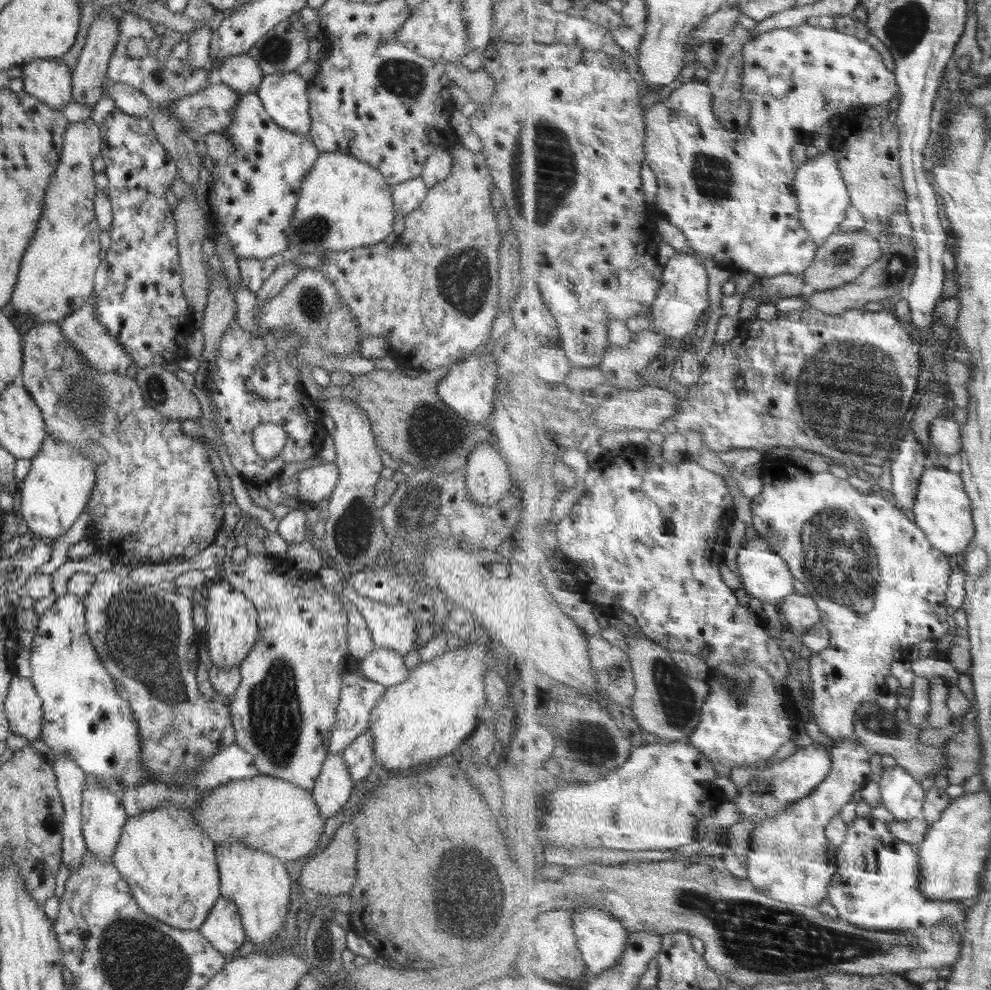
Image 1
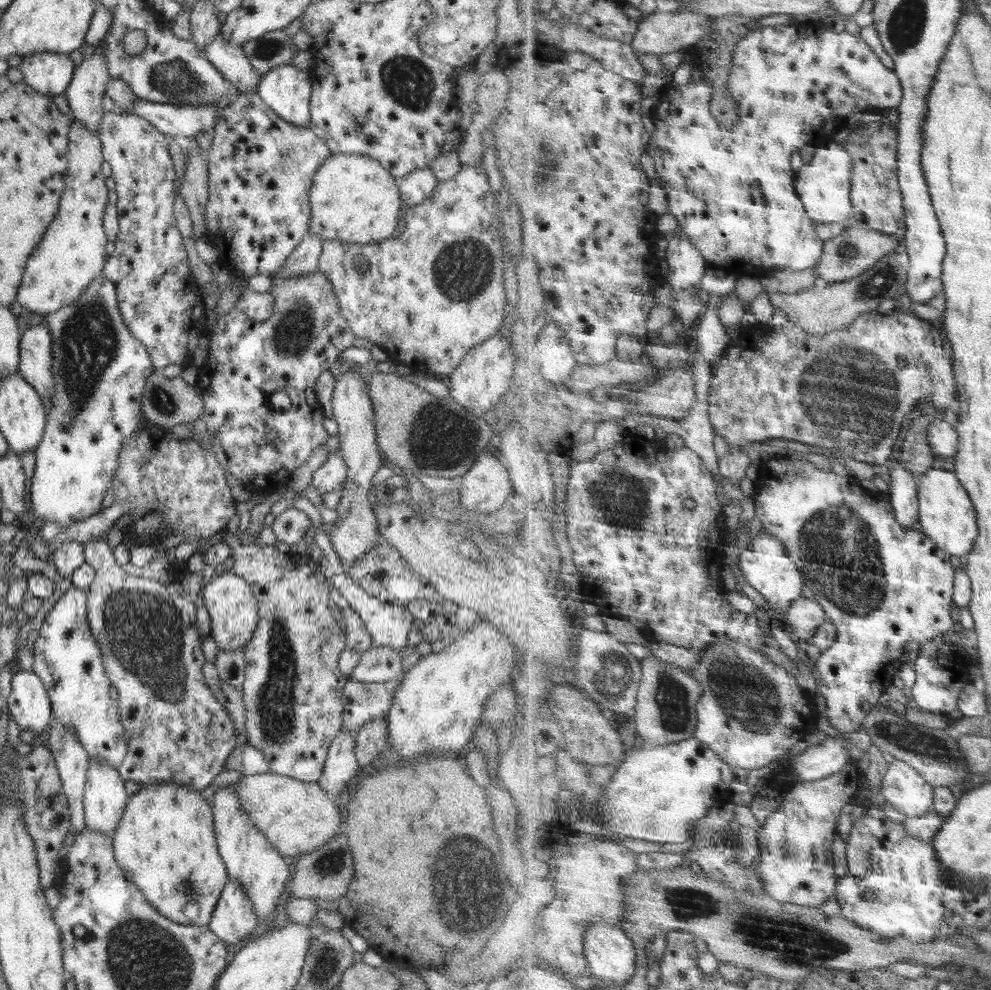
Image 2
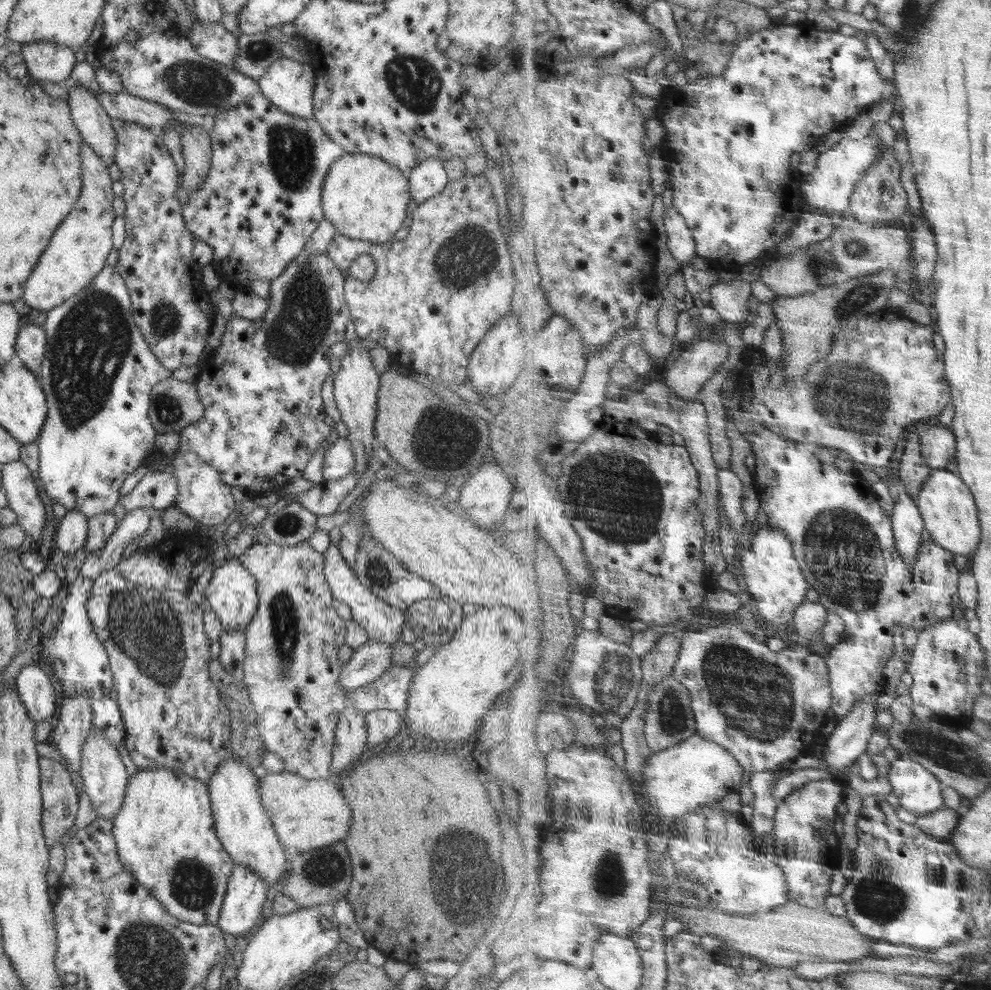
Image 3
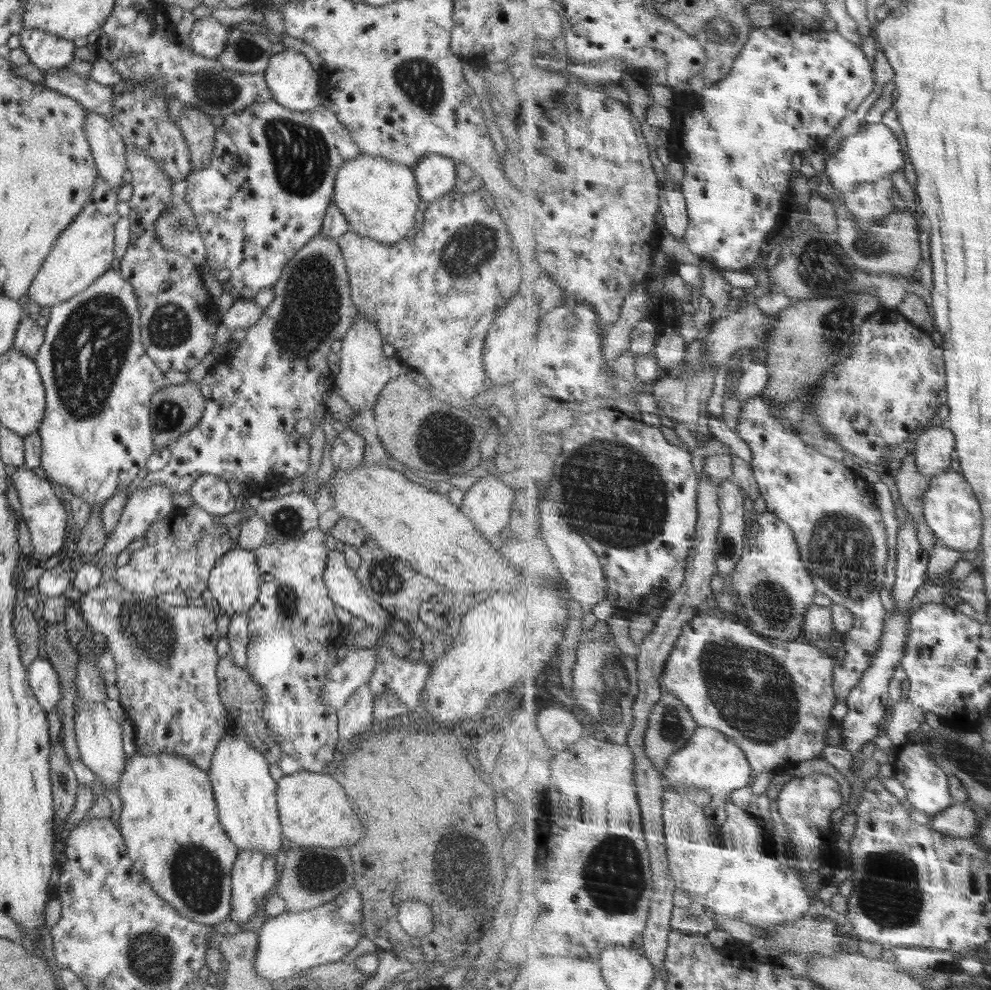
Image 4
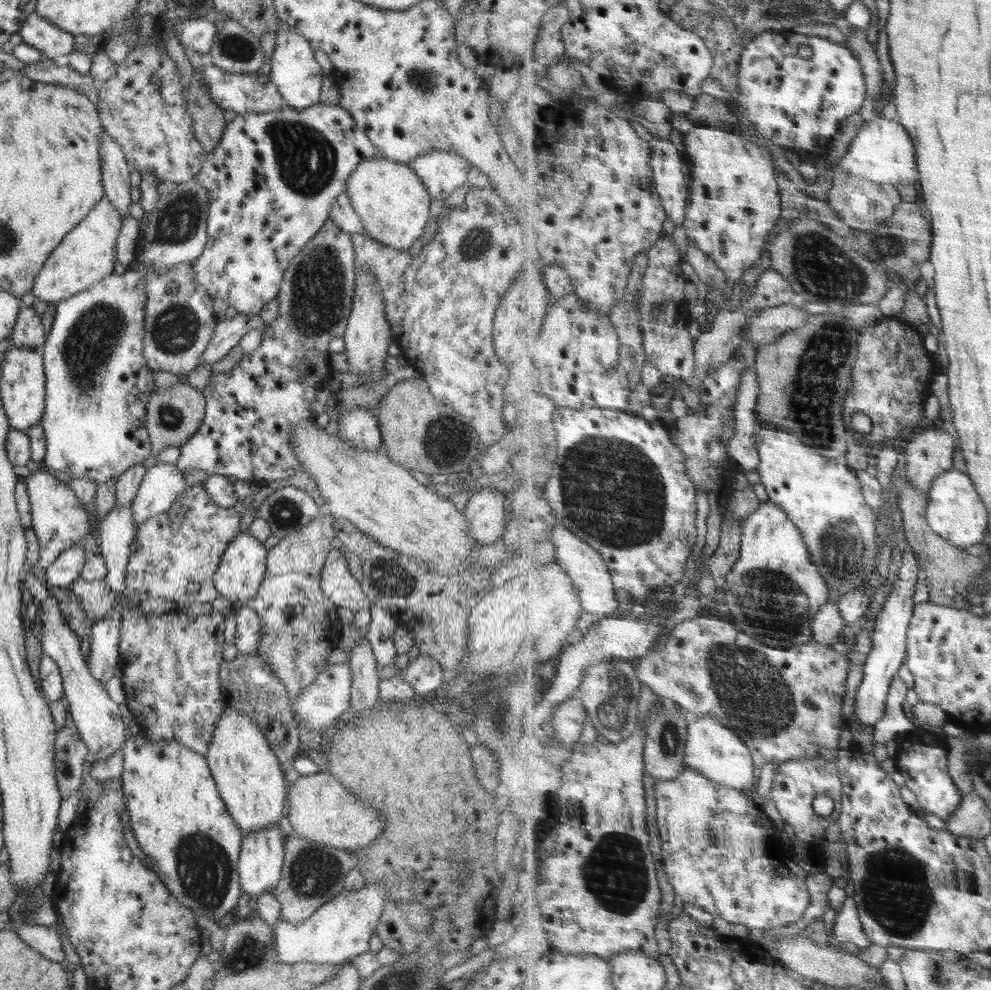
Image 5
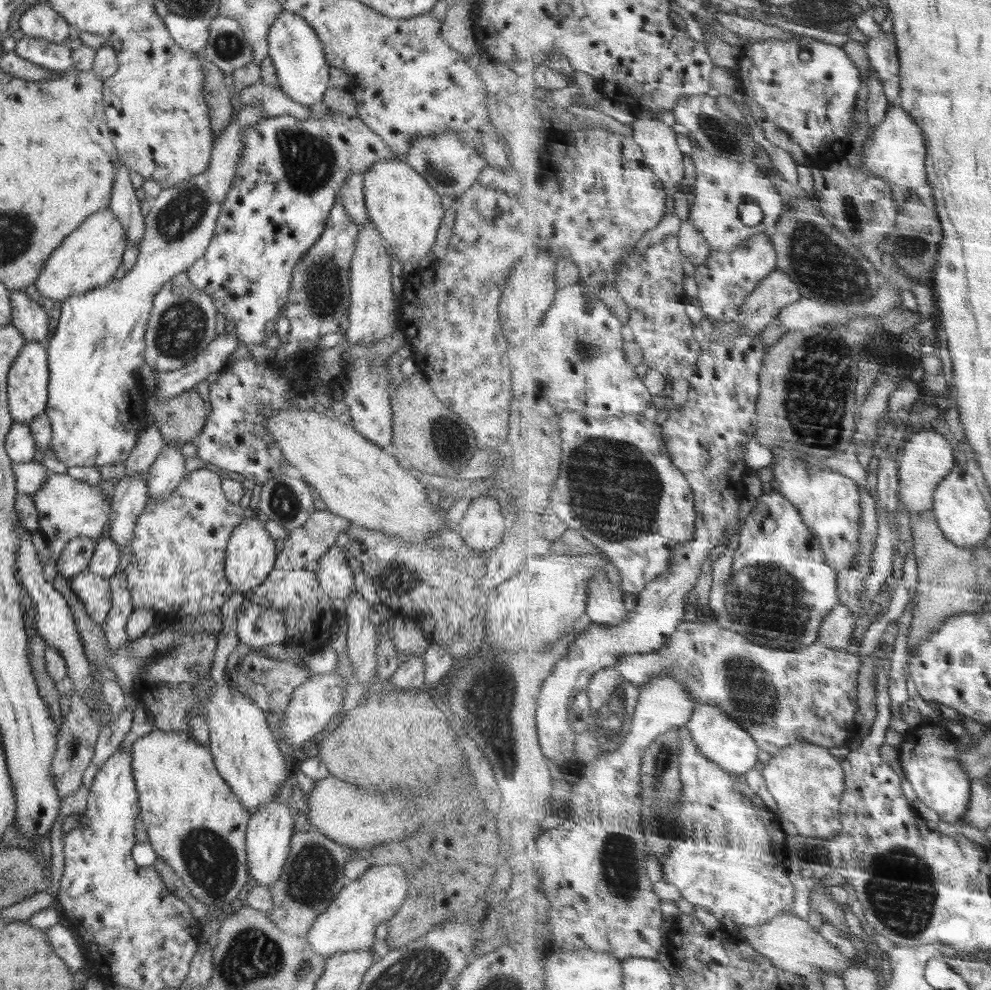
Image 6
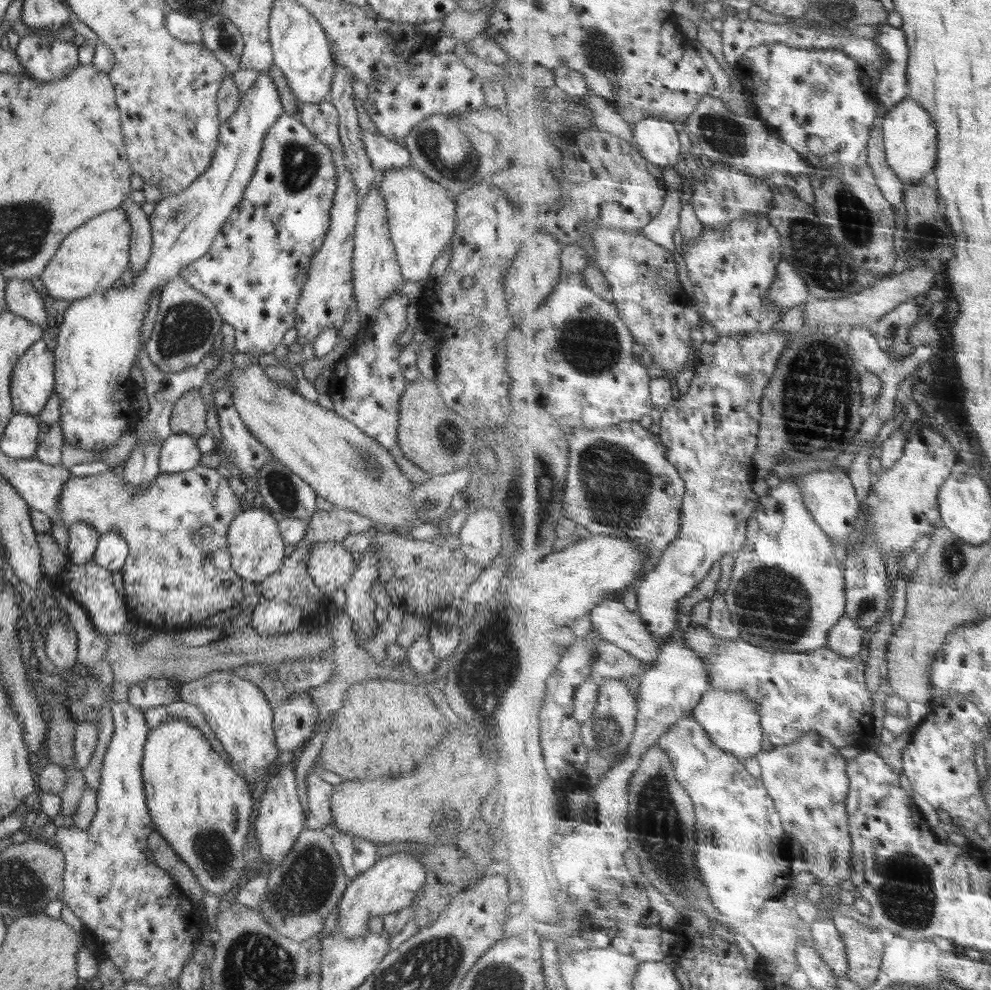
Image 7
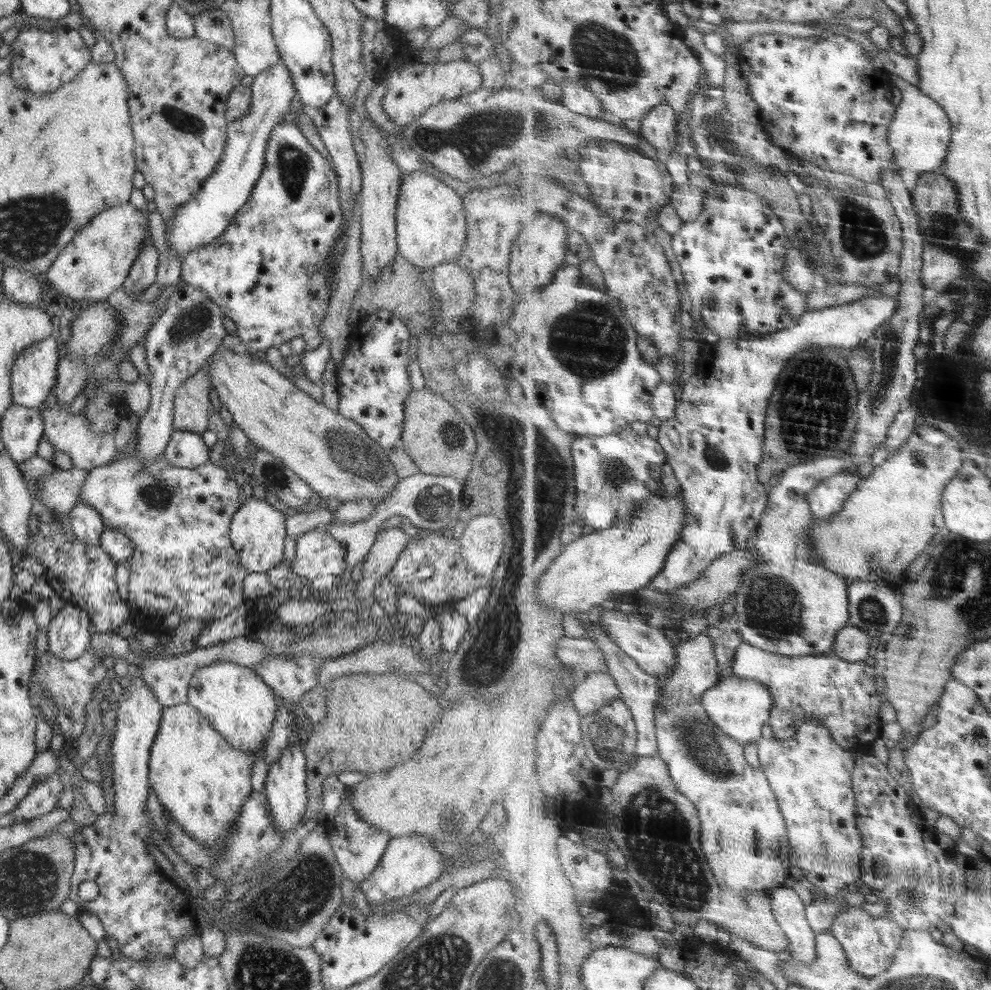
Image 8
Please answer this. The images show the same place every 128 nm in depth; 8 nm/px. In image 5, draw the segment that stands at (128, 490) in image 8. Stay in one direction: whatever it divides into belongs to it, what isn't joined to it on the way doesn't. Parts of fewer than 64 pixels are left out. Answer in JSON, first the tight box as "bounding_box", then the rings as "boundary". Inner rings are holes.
{"bounding_box":[24,470,242,610],"boundary":[[[40,470],[32,473],[24,481],[31,506],[31,528],[36,533],[40,545],[38,566],[48,568],[60,554],[76,545],[86,534],[92,533],[97,522],[94,516],[90,516],[84,503],[76,497],[76,493],[56,479],[54,474]],[[204,482],[195,486],[187,485],[184,492],[176,498],[167,512],[150,516],[145,522],[140,523],[135,536],[138,547],[129,556],[129,562],[124,574],[124,585],[130,601],[143,601],[149,598],[164,598],[172,604],[178,604],[184,610],[186,604],[204,604],[212,602],[220,596],[214,587],[214,574],[220,564],[222,554],[228,543],[238,535],[242,514],[237,513],[233,507],[220,507],[210,499]],[[188,584],[200,584],[198,590],[188,592]]]}

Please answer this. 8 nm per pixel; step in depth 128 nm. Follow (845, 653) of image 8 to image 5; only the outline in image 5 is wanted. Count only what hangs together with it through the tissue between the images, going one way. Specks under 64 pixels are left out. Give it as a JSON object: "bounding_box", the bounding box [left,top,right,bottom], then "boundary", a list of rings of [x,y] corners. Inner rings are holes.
{"bounding_box":[813,603,851,644],"boundary":[[[830,603],[822,606],[817,618],[814,618],[813,640],[822,644],[836,644],[842,640],[842,632],[846,626],[851,626],[844,615],[840,603]]]}

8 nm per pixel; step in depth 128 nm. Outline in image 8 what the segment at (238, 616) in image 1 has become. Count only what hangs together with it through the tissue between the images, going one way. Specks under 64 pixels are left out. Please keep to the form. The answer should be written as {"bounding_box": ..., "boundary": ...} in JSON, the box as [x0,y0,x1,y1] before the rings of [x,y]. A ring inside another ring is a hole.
{"bounding_box":[230,493,286,573],"boundary":[[[246,493],[243,503],[232,516],[230,523],[230,540],[232,547],[236,549],[236,555],[240,557],[240,563],[248,569],[248,572],[268,573],[284,556],[284,538],[286,538],[286,520],[280,510],[274,508],[264,499],[256,499]]]}

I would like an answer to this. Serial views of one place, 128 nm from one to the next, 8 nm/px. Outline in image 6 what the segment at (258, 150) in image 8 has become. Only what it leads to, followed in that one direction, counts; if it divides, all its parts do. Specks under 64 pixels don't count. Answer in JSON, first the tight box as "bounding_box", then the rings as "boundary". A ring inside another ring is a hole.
{"bounding_box":[46,103,267,468],"boundary":[[[250,103],[250,105],[244,105],[244,107],[238,111],[236,114],[236,119],[232,119],[228,127],[224,129],[221,133],[216,135],[215,141],[212,145],[210,164],[208,168],[202,172],[193,176],[192,178],[186,179],[184,182],[170,188],[162,189],[160,194],[151,200],[151,209],[149,214],[146,214],[144,225],[146,225],[144,239],[139,245],[139,252],[137,254],[137,262],[134,267],[126,273],[124,278],[121,280],[112,280],[106,286],[98,286],[98,288],[90,289],[89,292],[85,294],[70,296],[63,301],[62,313],[58,320],[58,325],[54,336],[49,342],[46,343],[48,351],[48,362],[49,362],[49,386],[48,386],[48,400],[46,406],[46,415],[52,423],[52,436],[50,447],[53,447],[54,452],[58,455],[58,459],[66,465],[66,468],[70,466],[86,466],[86,467],[98,467],[120,463],[120,461],[125,461],[126,457],[132,453],[132,448],[136,446],[136,441],[138,441],[138,433],[142,429],[146,429],[146,418],[147,406],[149,403],[149,396],[144,392],[141,387],[141,380],[139,378],[139,369],[145,365],[145,332],[146,324],[148,324],[148,319],[150,319],[151,311],[153,310],[153,299],[158,294],[160,288],[166,285],[174,276],[181,273],[186,273],[189,271],[190,266],[197,262],[210,245],[214,232],[216,229],[216,220],[220,216],[220,210],[222,210],[222,202],[226,200],[228,196],[228,190],[232,188],[232,182],[234,182],[234,176],[236,176],[236,170],[238,170],[238,164],[242,160],[242,150],[244,150],[244,130],[250,128],[250,126],[256,126],[260,120],[267,118],[266,111],[260,103]]]}

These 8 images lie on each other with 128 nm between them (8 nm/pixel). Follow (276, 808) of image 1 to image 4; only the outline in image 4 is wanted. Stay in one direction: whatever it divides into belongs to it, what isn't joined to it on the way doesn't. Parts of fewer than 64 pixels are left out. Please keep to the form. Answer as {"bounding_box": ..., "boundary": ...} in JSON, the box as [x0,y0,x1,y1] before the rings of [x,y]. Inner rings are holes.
{"bounding_box":[277,770,364,849],"boundary":[[[306,770],[285,775],[277,781],[278,817],[280,817],[282,834],[290,841],[290,845],[304,847],[321,847],[336,849],[352,847],[364,838],[364,825],[348,800],[343,787],[328,773],[308,772]]]}

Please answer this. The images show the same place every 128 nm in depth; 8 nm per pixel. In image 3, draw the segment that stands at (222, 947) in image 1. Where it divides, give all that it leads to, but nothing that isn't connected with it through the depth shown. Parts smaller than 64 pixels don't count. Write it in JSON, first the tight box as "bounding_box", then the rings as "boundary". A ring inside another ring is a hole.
{"bounding_box":[216,863,270,940],"boundary":[[[236,863],[216,922],[220,930],[236,940],[256,928],[262,921],[262,906],[270,888],[252,867]]]}

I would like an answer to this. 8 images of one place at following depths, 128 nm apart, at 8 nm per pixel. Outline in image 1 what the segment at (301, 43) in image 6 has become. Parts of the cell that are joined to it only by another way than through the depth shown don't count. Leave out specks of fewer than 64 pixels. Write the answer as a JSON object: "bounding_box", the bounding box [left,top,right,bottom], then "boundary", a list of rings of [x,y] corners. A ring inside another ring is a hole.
{"bounding_box":[257,71,311,135],"boundary":[[[297,71],[263,75],[257,95],[280,127],[306,135],[311,127],[308,84]]]}

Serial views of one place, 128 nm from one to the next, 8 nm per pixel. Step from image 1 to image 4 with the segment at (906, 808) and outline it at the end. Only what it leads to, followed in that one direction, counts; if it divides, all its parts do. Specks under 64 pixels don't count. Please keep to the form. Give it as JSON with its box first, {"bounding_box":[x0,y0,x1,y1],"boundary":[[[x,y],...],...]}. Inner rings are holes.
{"bounding_box":[894,745,955,816],"boundary":[[[904,745],[900,746],[898,753],[898,759],[894,763],[896,776],[908,791],[907,799],[914,809],[930,813],[934,816],[955,805],[950,776],[946,773],[944,767],[933,758],[931,752],[924,746]]]}

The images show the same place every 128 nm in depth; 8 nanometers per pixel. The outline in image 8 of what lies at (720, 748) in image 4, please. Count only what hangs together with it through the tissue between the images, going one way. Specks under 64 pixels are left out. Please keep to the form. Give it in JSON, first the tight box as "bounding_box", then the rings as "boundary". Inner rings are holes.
{"bounding_box":[702,675,775,746],"boundary":[[[736,675],[721,678],[721,681],[705,694],[702,701],[718,726],[743,746],[763,741],[762,728],[767,721],[770,722],[775,704],[774,693],[768,685],[756,679]]]}

